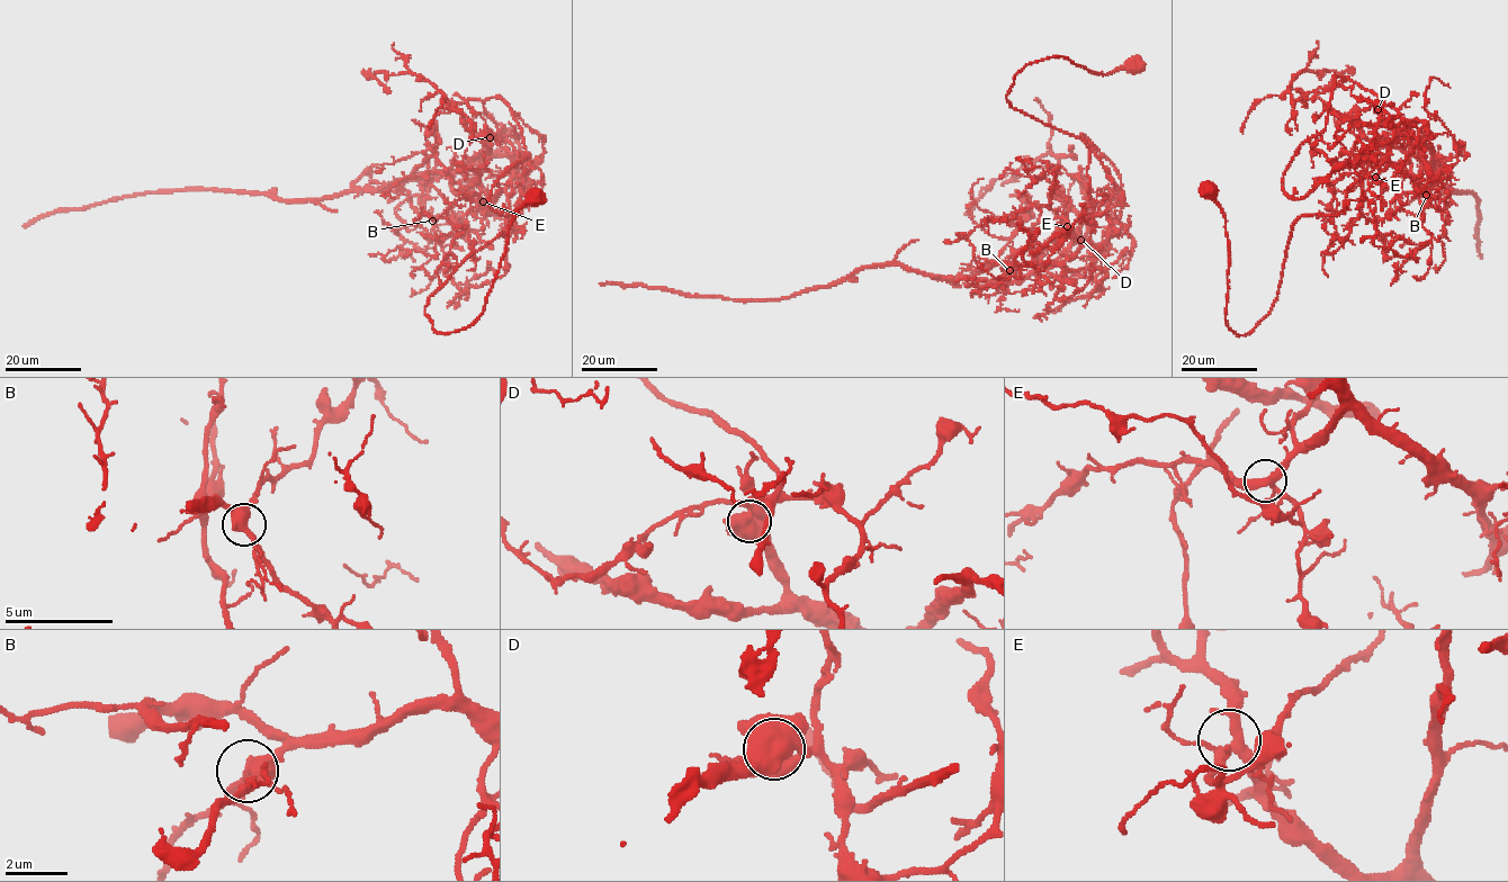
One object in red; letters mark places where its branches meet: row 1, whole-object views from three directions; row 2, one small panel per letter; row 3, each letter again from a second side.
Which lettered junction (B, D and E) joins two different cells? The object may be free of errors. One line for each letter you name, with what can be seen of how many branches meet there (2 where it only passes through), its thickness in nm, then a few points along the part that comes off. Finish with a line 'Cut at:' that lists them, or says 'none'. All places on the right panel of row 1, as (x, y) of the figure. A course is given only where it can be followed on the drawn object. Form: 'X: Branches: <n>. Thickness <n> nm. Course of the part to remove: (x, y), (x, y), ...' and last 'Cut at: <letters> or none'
D: Branches: 5. Thickness 750 nm. Course of the part to remove: (1378, 110), (1385, 123), (1434, 152), (1436, 177), (1430, 195), (1472, 192), (1479, 201), (1475, 236), (1481, 257)
Cut at: D

